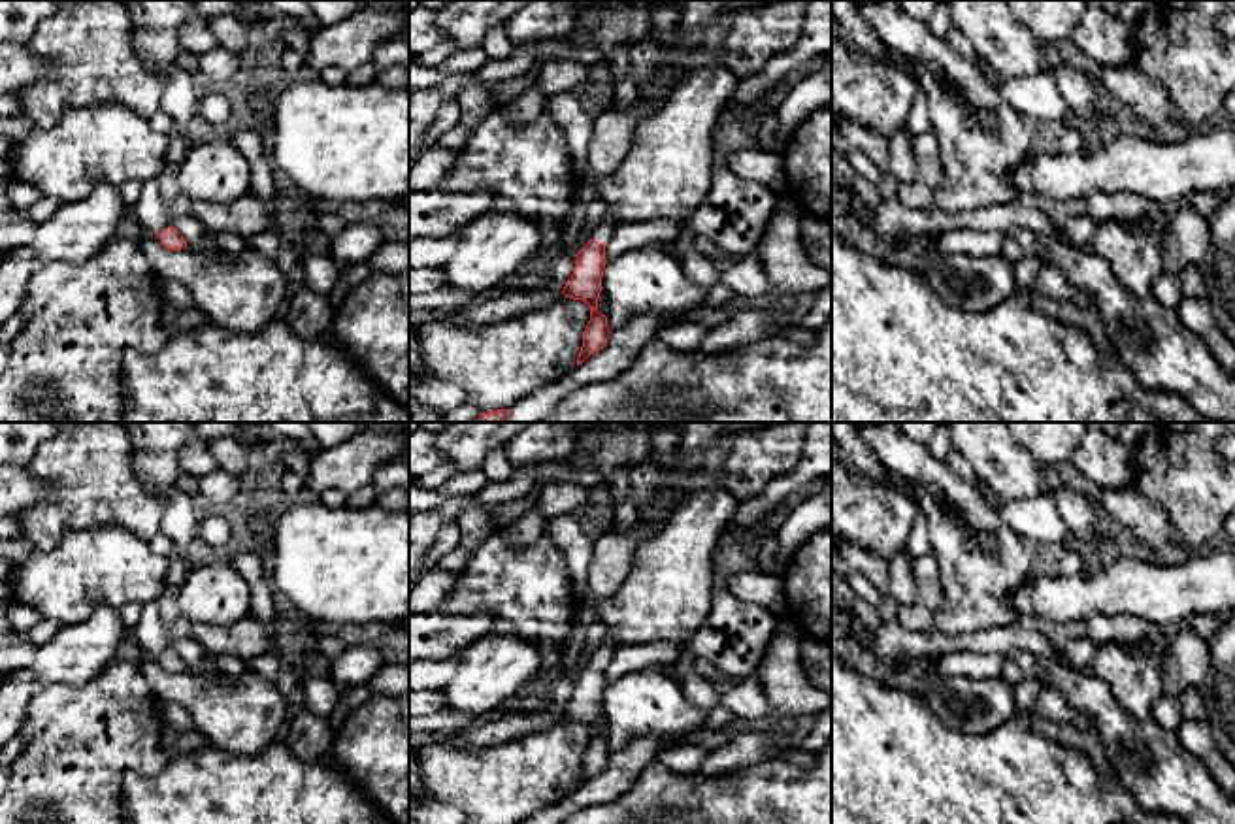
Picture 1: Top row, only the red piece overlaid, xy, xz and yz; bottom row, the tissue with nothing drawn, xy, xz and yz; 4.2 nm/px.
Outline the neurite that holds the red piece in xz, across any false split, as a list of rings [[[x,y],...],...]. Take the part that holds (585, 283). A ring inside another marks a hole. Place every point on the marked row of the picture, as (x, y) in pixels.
[[[609,211],[590,230],[588,243],[579,251],[571,277],[568,279],[562,294],[566,298],[583,300],[590,305],[590,321],[583,336],[583,347],[577,358],[577,366],[590,354],[605,347],[611,334],[607,317],[598,311],[598,298],[601,292],[601,277],[605,268],[605,243],[613,236],[613,221]]]

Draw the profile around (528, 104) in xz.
[[[532,85],[530,89],[503,104],[500,109],[511,123],[522,126],[543,113],[545,102],[547,94],[537,85]]]

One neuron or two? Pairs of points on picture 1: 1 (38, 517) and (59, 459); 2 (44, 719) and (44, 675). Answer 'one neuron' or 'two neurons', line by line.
1: one neuron
2: two neurons

